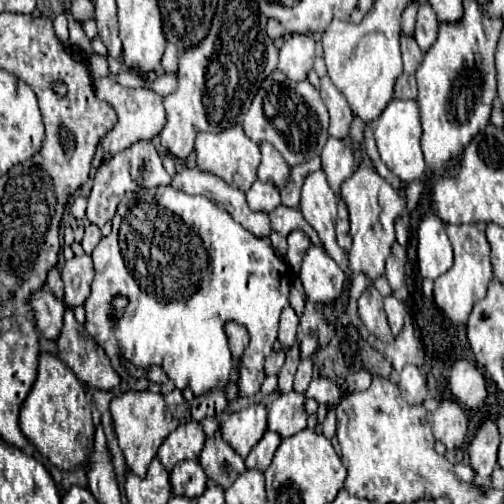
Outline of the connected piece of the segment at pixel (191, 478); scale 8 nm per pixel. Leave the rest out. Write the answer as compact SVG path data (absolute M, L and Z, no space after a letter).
M184 460L170 472L170 486L176 496L198 498L210 484L198 460Z

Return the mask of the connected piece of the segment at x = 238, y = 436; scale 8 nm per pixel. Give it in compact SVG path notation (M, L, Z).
M252 404L240 412L234 412L228 416L226 422L220 424L222 440L226 440L242 458L248 456L248 452L254 448L254 444L262 438L264 432L266 432L266 408L262 404Z

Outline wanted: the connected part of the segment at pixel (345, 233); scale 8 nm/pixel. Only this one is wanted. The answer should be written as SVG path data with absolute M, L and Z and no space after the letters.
M340 200L338 202L338 224L336 224L336 238L338 238L338 244L344 252L350 250L352 246L352 236L350 236L350 222L348 222L348 210L346 210L346 204Z

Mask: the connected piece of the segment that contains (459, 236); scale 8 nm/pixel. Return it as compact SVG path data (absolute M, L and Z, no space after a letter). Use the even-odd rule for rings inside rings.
M446 224L446 232L454 248L454 264L448 272L434 280L434 302L450 322L464 326L474 304L486 296L488 284L492 280L490 244L486 240L484 230L476 224Z

